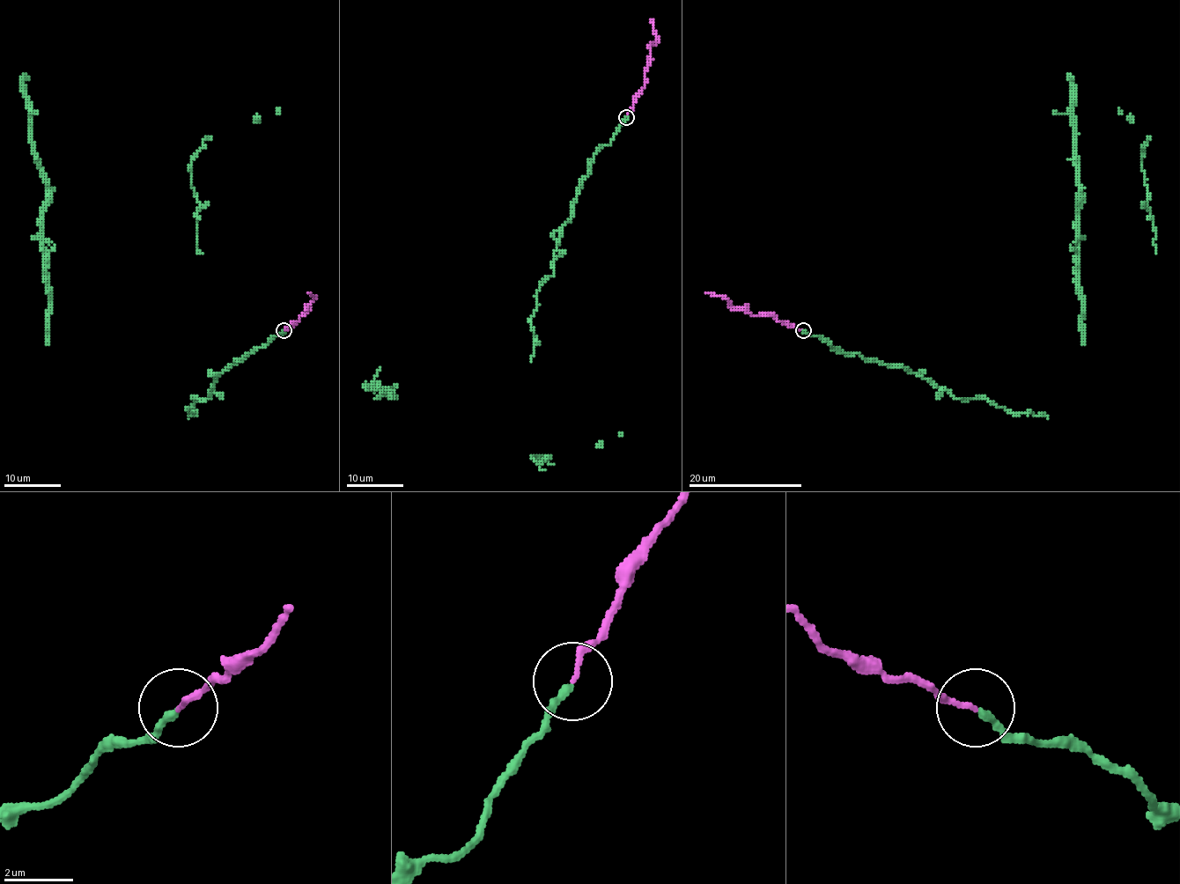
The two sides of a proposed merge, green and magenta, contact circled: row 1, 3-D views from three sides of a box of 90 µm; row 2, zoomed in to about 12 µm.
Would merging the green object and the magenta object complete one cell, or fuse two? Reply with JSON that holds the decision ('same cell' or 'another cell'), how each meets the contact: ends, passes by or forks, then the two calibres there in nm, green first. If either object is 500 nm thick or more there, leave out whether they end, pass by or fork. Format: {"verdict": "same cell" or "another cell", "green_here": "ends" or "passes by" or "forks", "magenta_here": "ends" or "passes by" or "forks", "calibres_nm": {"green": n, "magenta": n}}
{"verdict": "same cell", "green_here": "ends", "magenta_here": "ends", "calibres_nm": {"green": 220, "magenta": 130}}

